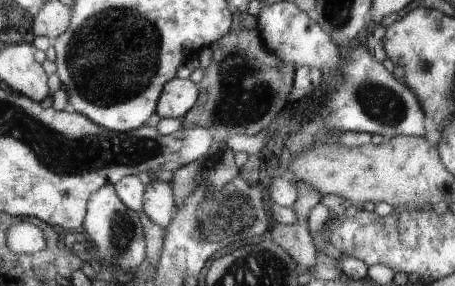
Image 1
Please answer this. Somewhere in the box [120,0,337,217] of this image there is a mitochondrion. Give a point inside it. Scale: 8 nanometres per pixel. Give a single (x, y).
(229, 105)

